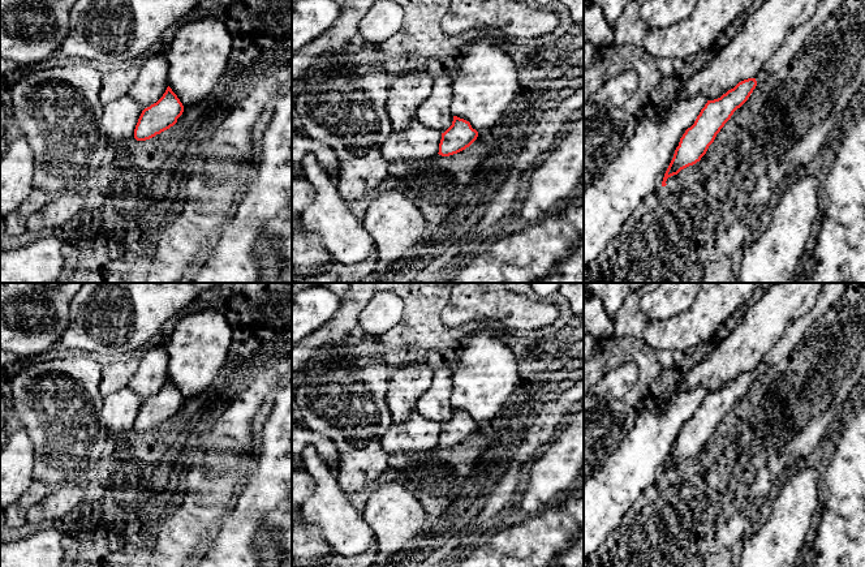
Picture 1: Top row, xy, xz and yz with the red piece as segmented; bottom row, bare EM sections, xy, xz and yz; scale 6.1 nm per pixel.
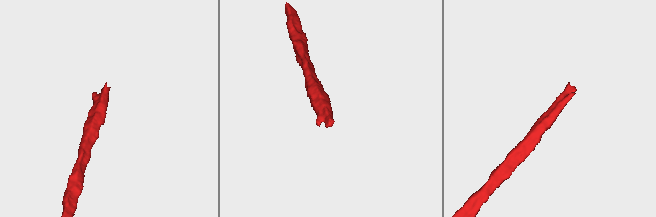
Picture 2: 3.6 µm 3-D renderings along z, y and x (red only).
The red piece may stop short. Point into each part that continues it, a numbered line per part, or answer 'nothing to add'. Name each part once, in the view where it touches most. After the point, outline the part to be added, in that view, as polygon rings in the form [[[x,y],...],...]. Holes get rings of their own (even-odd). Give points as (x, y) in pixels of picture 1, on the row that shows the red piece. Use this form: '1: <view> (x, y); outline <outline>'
nothing to add

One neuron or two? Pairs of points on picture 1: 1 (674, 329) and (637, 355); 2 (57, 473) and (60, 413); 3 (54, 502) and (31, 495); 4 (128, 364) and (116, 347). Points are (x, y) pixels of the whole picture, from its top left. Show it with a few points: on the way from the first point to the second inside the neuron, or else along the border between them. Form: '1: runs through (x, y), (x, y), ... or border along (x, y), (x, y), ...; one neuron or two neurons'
1: border along (618, 338), (641, 338), (655, 351); two neurons
2: runs through (60, 459), (60, 428); one neuron
3: border along (50, 493), (35, 505); two neurons
4: border along (137, 353), (103, 361); two neurons

